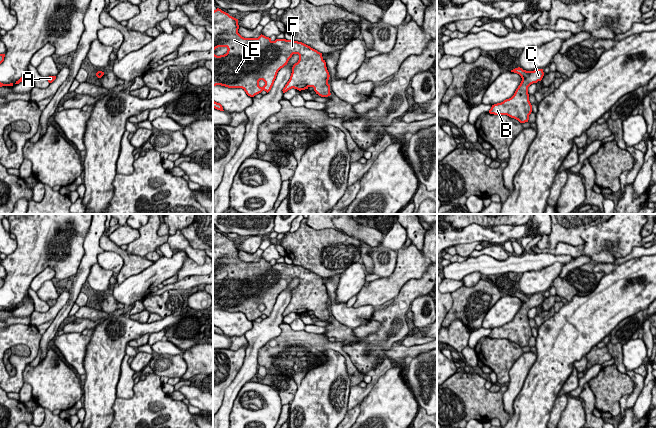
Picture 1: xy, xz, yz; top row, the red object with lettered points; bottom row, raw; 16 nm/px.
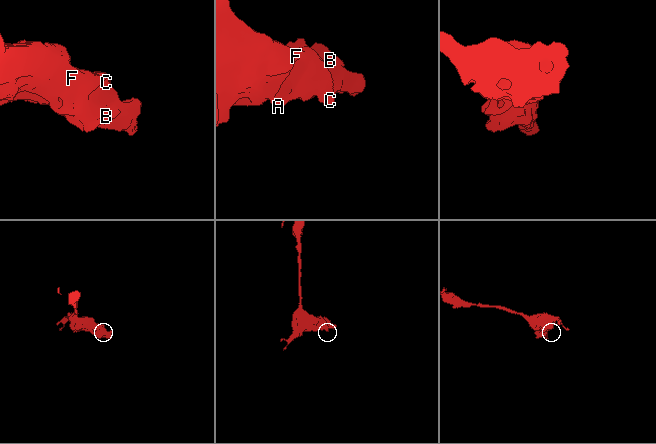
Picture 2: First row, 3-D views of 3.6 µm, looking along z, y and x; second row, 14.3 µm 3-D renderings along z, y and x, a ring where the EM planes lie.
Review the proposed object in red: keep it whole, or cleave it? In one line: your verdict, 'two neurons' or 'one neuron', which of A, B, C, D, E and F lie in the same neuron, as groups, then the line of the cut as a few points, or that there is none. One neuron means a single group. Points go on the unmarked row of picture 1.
one neuron | A B C D E F | no cut

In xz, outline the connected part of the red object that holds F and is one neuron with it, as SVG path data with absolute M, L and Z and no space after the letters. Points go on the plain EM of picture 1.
M219 232L213 235L213 276L218 271L226 271L228 273L227 277L224 279L217 280L213 277L213 311L221 309L228 312L242 312L250 321L254 321L263 314L268 317L274 308L278 295L287 289L293 278L298 278L299 284L292 291L290 303L283 312L283 317L292 312L301 315L313 311L316 318L321 321L331 319L330 309L328 308L330 299L322 277L302 266L294 264L276 263L272 265L271 262L262 258L258 262L244 262L238 257L238 253L238 243L230 240Z

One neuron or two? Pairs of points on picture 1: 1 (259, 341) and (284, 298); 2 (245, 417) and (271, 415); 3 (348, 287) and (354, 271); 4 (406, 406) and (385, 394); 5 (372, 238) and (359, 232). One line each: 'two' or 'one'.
1: one
2: one
3: one
4: one
5: one

